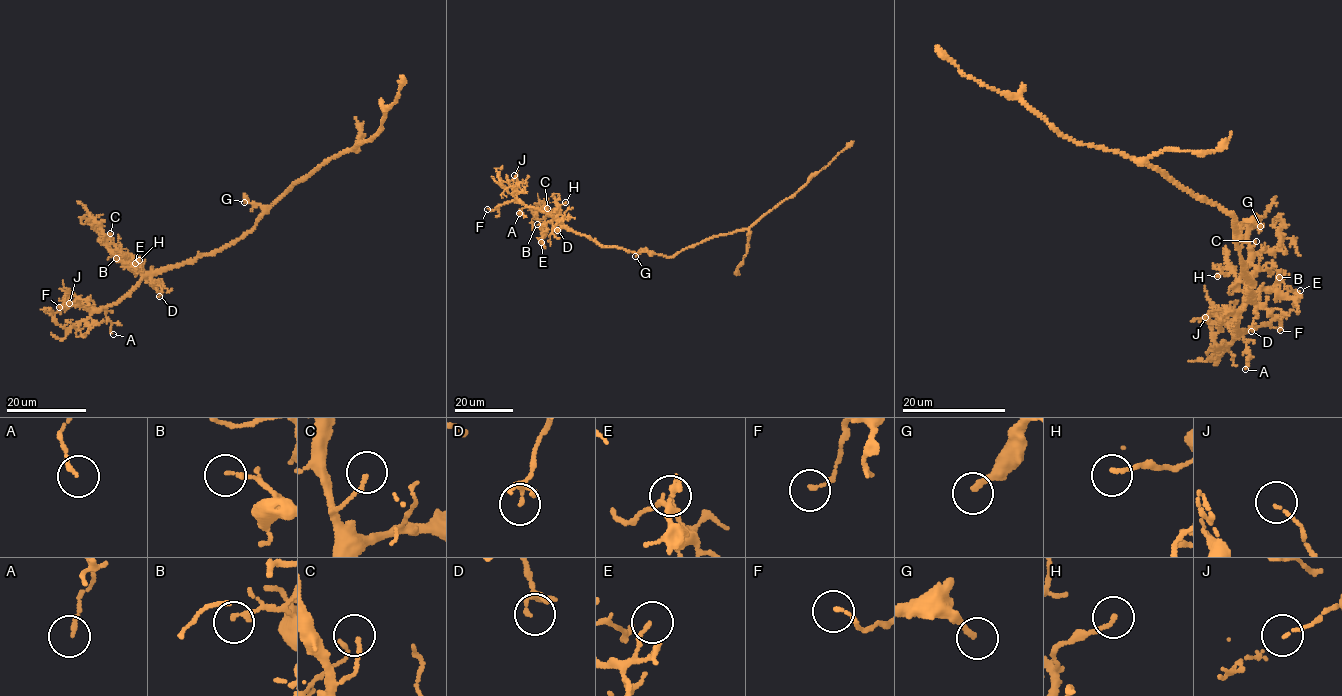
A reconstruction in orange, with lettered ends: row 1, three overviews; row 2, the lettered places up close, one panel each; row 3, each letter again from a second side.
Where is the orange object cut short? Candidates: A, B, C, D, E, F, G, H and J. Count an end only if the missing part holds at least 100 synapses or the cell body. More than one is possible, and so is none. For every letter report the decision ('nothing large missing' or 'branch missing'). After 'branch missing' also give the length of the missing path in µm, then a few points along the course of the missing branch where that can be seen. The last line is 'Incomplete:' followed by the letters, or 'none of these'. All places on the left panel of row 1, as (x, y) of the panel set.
A: nothing large missing
B: nothing large missing
C: nothing large missing
D: nothing large missing
E: nothing large missing
F: nothing large missing
G: nothing large missing
H: nothing large missing
J: nothing large missing
Incomplete: none of these

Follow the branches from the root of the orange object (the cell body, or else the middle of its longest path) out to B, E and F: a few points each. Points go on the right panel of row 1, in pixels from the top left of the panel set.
B: (1235, 219), (1244, 274), (1254, 282), (1249, 291), (1255, 296), (1249, 298), (1270, 289), (1279, 277)
E: (1235, 219), (1244, 274), (1254, 282), (1249, 291), (1255, 296), (1249, 298), (1262, 290), (1294, 297), (1300, 290)
F: (1235, 219), (1255, 296), (1236, 328), (1249, 331), (1277, 317), (1280, 330)

